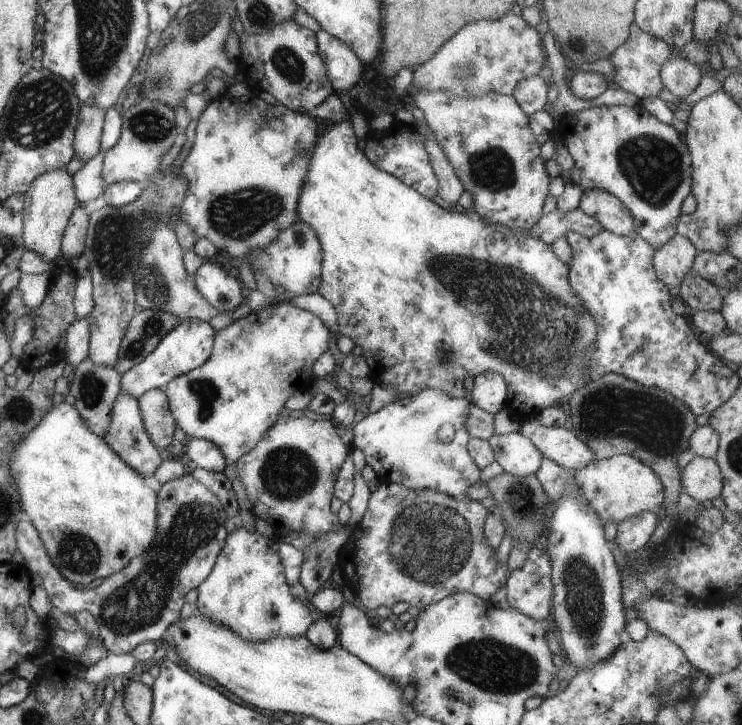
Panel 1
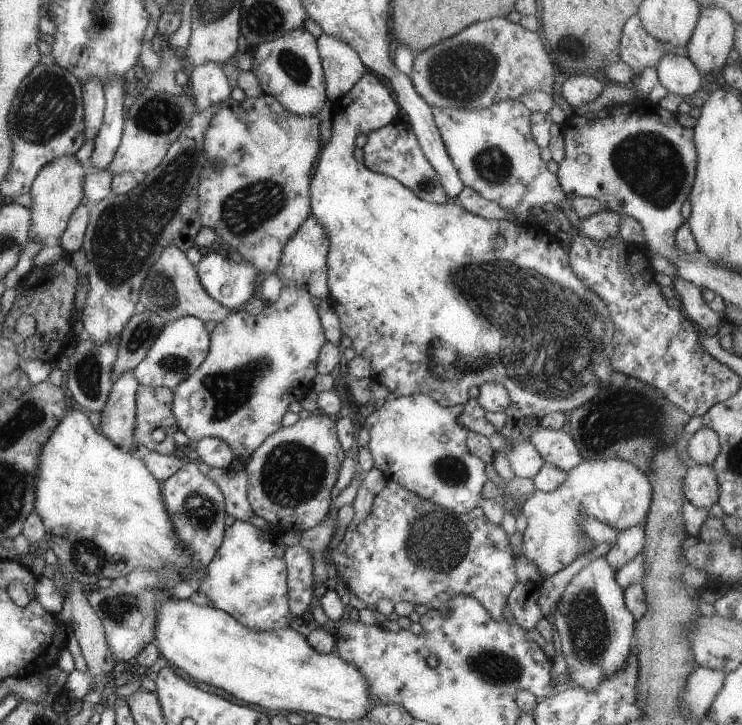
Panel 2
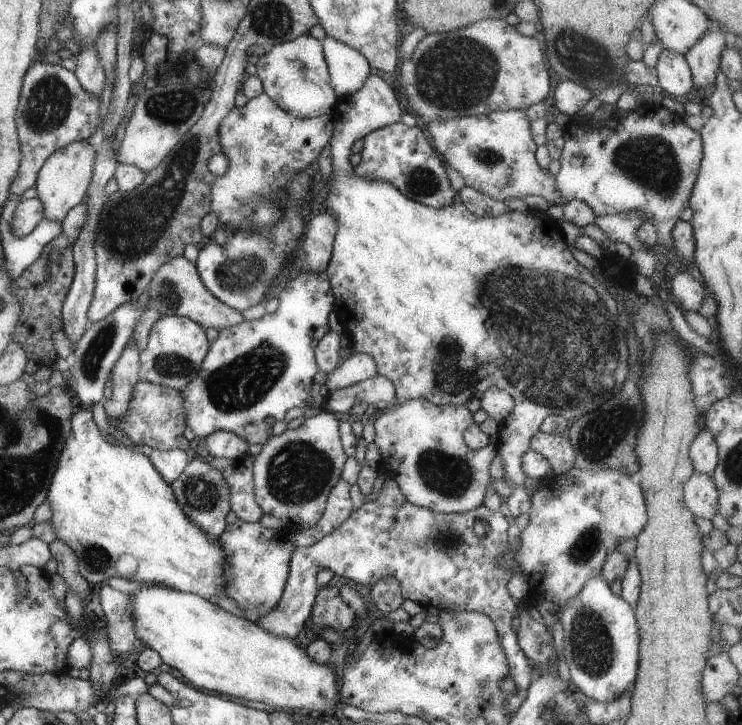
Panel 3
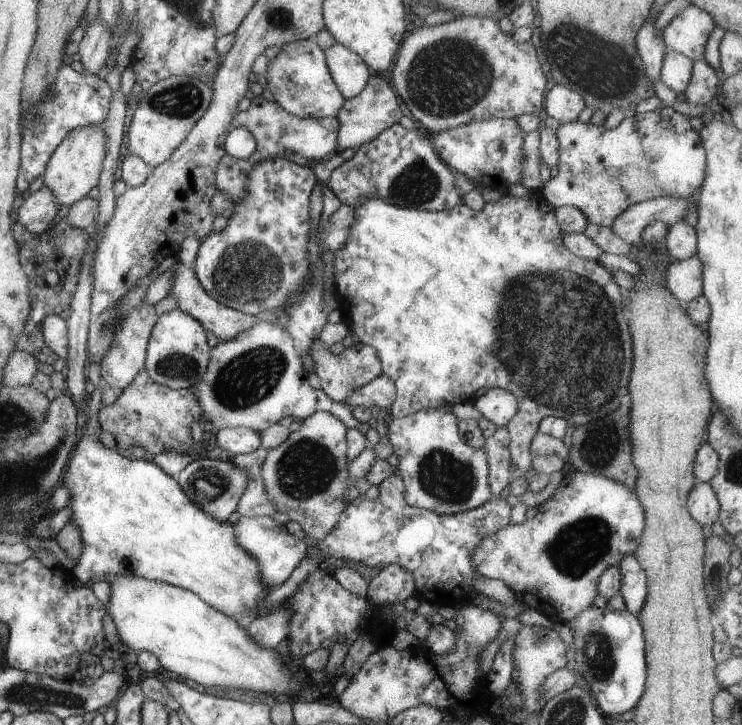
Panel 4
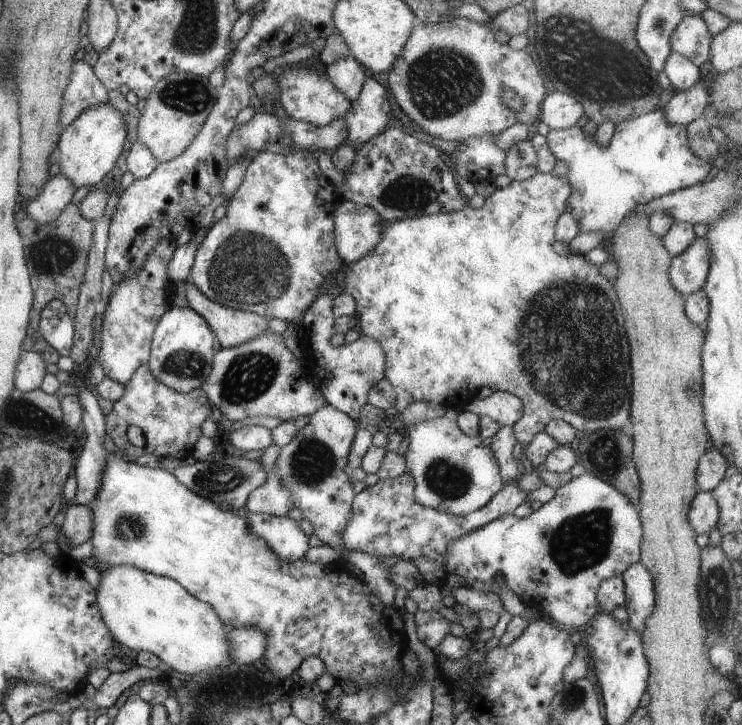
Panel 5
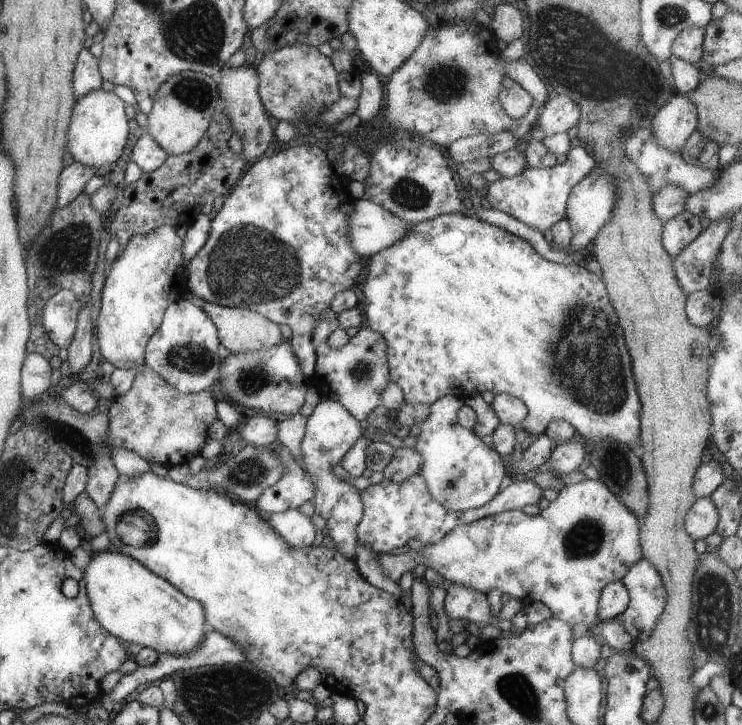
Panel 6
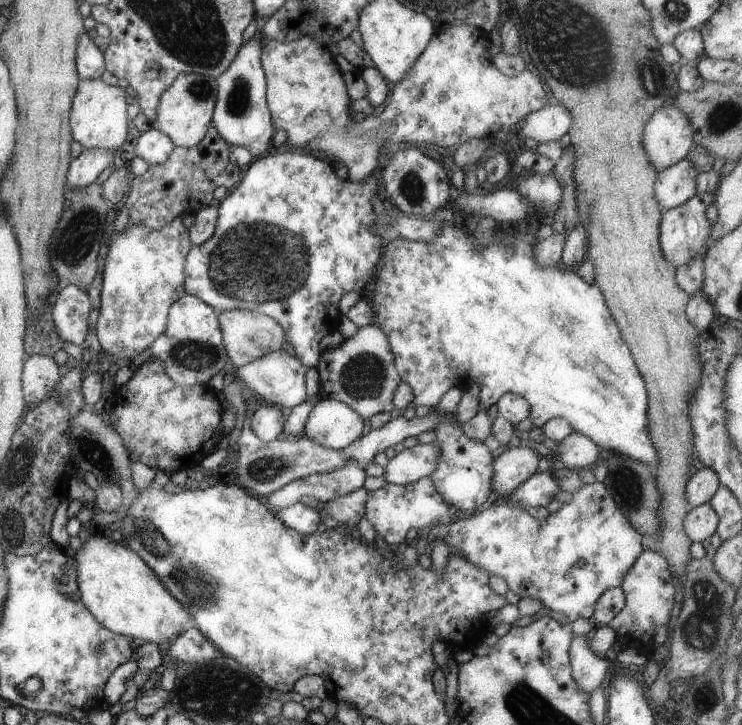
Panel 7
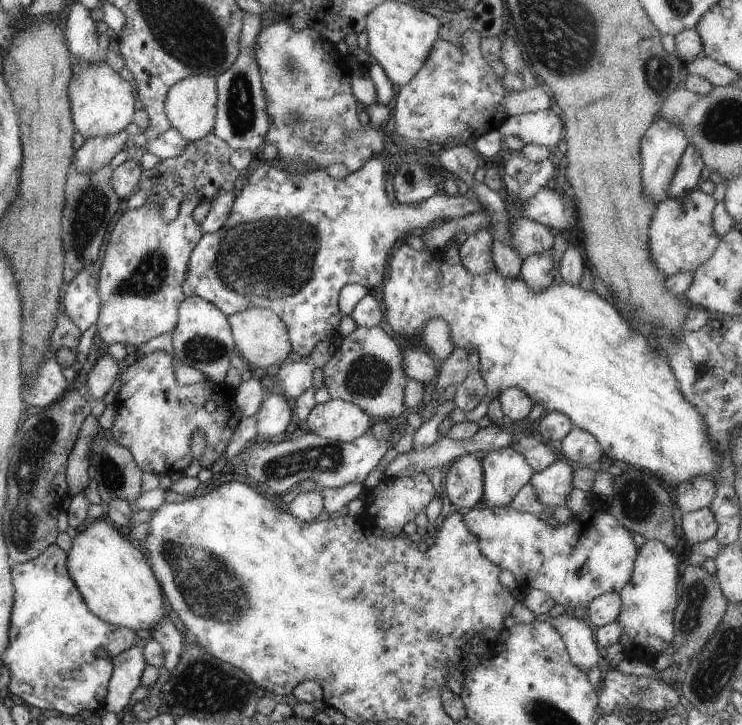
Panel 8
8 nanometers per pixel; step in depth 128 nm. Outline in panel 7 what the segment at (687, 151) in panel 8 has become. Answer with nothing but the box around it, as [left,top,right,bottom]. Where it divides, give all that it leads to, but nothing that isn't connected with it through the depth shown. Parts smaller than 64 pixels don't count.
[654,157,697,210]

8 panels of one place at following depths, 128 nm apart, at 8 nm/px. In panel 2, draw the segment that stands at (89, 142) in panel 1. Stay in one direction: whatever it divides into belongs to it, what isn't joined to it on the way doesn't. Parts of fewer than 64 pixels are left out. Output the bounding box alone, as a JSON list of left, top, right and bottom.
[80,76,104,142]

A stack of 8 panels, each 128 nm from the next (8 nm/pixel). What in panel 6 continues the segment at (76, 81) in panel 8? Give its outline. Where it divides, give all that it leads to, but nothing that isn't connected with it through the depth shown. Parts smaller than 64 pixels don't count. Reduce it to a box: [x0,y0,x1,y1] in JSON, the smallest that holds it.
[64,90,128,173]

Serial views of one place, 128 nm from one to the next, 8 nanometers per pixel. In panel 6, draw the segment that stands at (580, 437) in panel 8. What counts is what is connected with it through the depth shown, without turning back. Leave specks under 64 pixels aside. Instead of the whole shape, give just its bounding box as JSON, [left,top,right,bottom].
[548,437,587,474]

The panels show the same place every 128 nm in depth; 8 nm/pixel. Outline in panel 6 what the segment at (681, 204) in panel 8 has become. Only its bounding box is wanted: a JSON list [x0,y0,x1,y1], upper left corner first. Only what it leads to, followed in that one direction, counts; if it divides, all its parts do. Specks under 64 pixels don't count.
[660,210,701,258]

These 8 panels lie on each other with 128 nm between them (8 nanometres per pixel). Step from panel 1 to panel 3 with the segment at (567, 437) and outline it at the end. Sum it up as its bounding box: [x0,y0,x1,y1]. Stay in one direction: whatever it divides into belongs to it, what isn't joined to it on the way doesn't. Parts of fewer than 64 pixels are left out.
[530,431,574,475]

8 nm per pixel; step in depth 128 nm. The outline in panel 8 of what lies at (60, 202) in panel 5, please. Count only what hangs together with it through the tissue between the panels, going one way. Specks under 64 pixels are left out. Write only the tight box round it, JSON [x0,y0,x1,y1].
[69,129,127,173]

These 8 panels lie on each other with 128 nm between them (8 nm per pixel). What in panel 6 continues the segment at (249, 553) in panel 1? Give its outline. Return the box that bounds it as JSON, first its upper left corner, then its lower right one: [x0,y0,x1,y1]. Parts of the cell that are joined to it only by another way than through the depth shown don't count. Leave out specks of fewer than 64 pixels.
[264,509,315,548]

